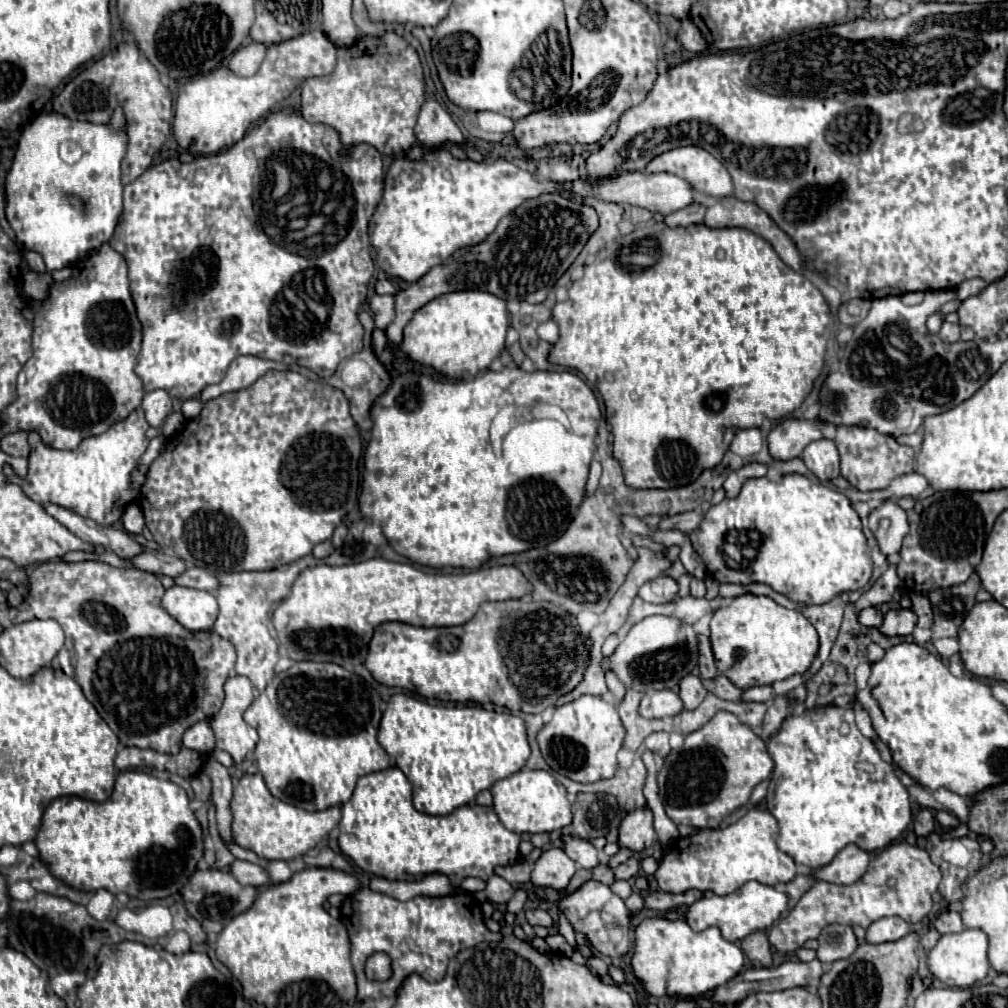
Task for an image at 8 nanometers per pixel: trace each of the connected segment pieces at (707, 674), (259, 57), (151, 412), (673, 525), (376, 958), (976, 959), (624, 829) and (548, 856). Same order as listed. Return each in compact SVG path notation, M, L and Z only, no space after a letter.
M700 635L700 677L702 679L716 679L718 677L718 671L716 671L716 661L714 661L714 655L712 655L712 649L710 649L710 641Z
M250 43L250 45L238 49L232 55L228 67L236 75L254 75L258 71L260 63L266 57L266 51L268 51L268 45L264 45L264 43Z
M152 391L146 393L142 401L142 409L146 411L146 419L152 427L160 427L164 419L172 413L172 399L166 395L166 391Z
M686 511L686 513L678 513L674 517L664 517L660 527L670 527L670 529L678 529L684 533L690 533L692 529L696 529L702 523L704 515L698 511Z
M382 952L373 954L366 961L365 973L369 980L387 980L392 975L391 959Z
M964 929L960 933L942 935L934 951L928 955L928 969L948 987L972 987L974 983L980 983L990 971L988 935L980 929Z
M642 809L642 811L632 811L624 817L620 823L620 833L618 833L618 845L626 847L634 853L640 853L654 845L656 833L652 827L652 811Z
M548 849L540 855L540 859L534 863L534 869L532 869L532 885L534 887L550 887L550 889L556 889L556 891L562 891L558 889L558 879L572 879L574 875L574 861L562 851L562 849Z

